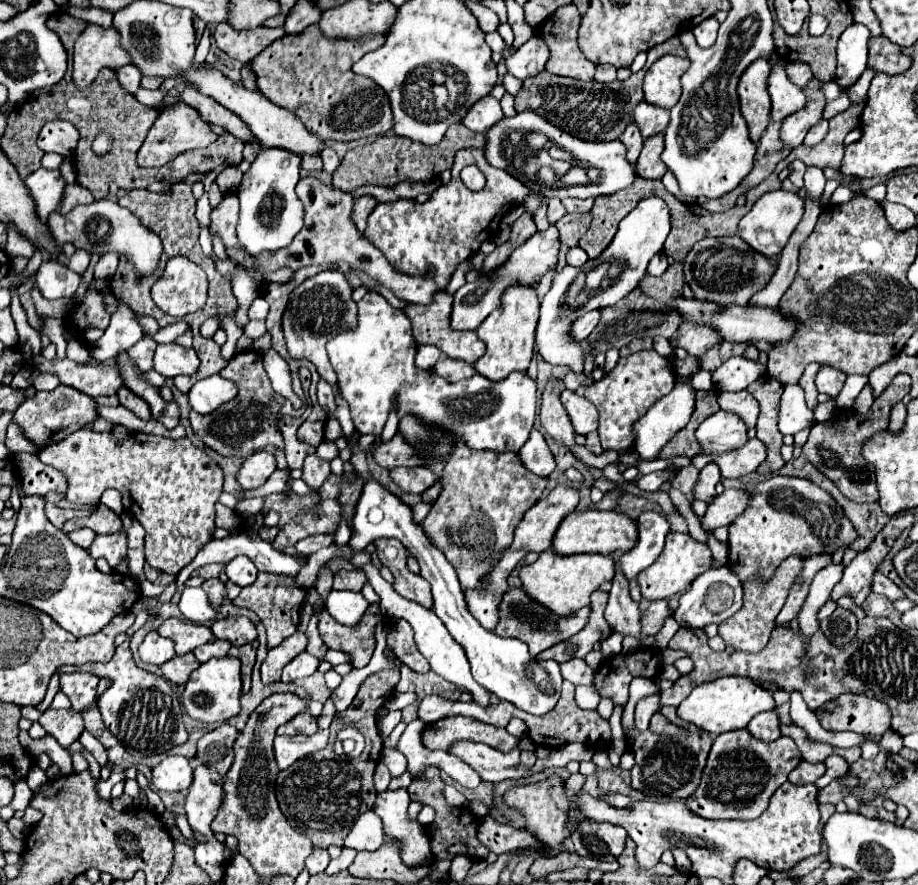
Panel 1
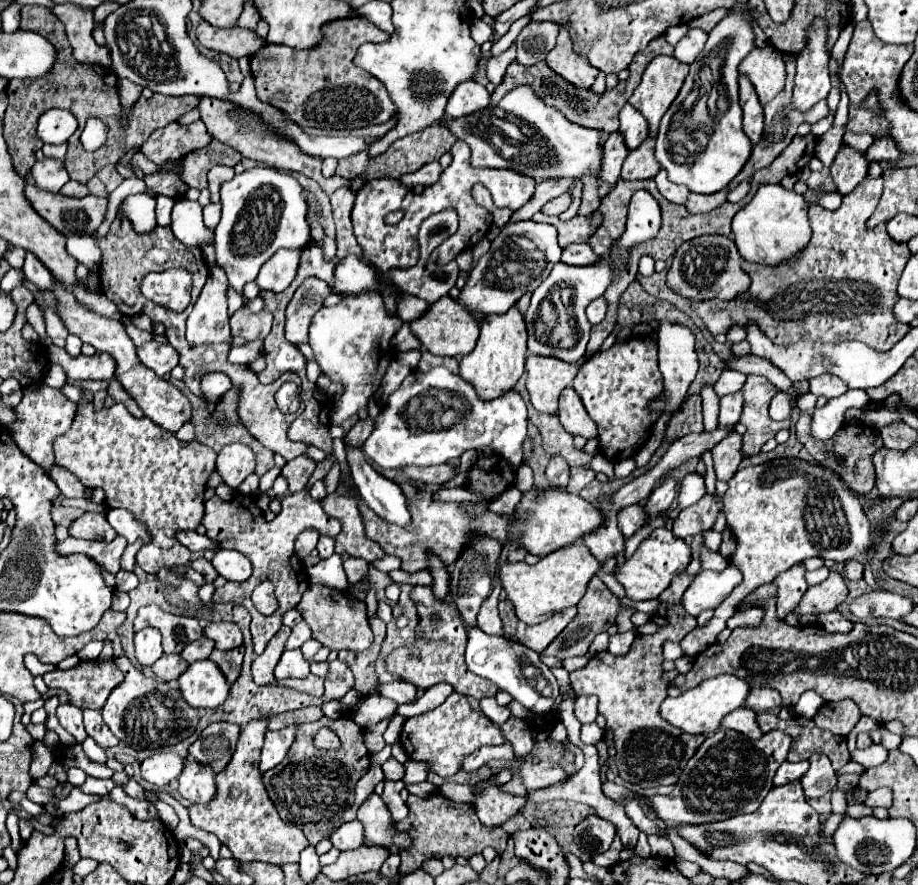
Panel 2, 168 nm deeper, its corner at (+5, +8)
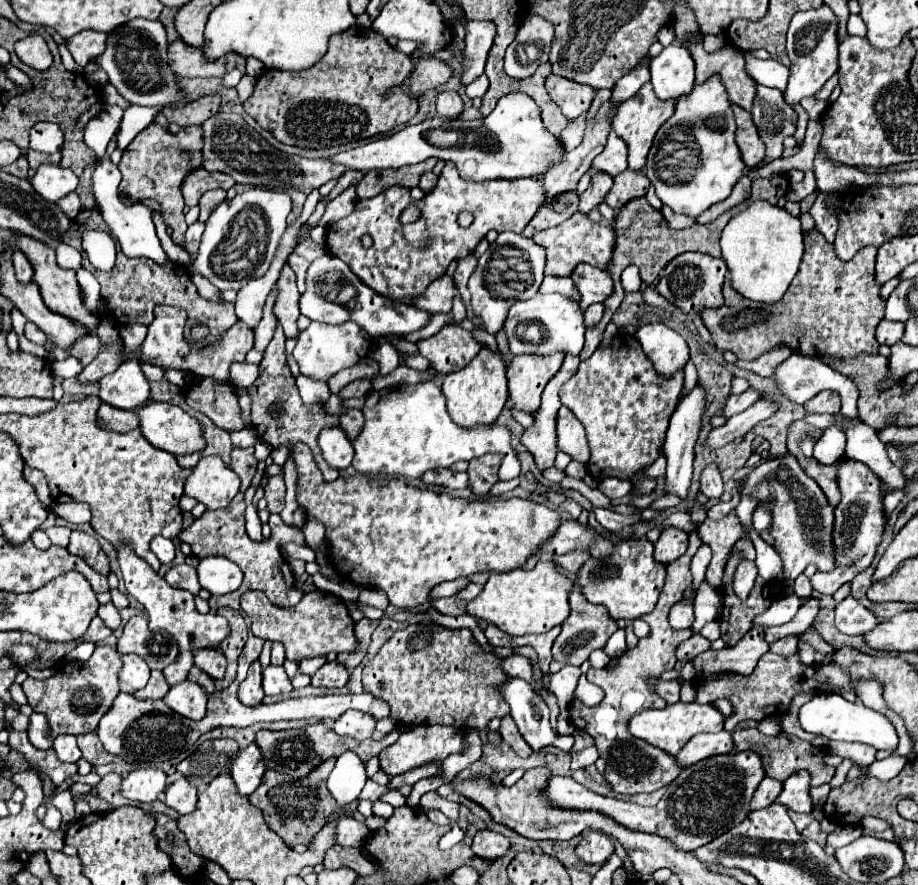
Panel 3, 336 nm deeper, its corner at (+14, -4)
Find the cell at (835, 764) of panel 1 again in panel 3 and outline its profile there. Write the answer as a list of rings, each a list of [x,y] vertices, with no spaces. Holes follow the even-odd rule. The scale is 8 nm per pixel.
[[[808,770],[794,772],[784,782],[784,790],[782,790],[782,794],[778,796],[776,802],[784,804],[788,810],[810,814],[812,808],[814,808],[812,796],[810,796],[810,772]]]

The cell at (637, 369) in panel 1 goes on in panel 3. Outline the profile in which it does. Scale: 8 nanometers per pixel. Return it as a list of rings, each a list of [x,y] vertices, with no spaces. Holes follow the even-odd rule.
[[[624,332],[616,334],[610,348],[598,348],[588,360],[580,362],[578,372],[560,388],[560,402],[584,424],[592,452],[588,474],[596,482],[610,476],[630,480],[634,494],[648,494],[656,488],[652,478],[636,478],[636,472],[658,458],[670,414],[678,404],[682,380],[682,372],[668,380],[662,378],[646,358],[640,342]]]

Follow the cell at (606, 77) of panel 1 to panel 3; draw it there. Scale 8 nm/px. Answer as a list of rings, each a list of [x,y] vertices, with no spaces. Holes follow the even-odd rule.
[[[584,116],[578,118],[578,120],[574,120],[574,122],[570,122],[570,124],[564,128],[564,132],[560,134],[560,142],[564,144],[564,148],[566,148],[566,150],[572,150],[574,146],[578,146],[578,144],[582,142],[584,130],[586,130],[586,118],[584,118]]]

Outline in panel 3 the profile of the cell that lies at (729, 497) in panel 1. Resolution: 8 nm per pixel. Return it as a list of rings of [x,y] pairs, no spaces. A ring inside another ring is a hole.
[[[664,528],[660,540],[654,544],[654,558],[662,564],[670,564],[672,560],[680,558],[688,548],[688,532],[680,528]]]

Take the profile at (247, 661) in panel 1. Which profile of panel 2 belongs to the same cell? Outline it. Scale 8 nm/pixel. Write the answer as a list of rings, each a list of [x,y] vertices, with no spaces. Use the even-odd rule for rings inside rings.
[[[239,646],[237,650],[213,650],[209,656],[211,662],[215,662],[219,666],[219,670],[223,672],[223,676],[227,678],[227,682],[235,682],[235,676],[239,676],[241,670],[241,662],[243,662],[243,646]]]

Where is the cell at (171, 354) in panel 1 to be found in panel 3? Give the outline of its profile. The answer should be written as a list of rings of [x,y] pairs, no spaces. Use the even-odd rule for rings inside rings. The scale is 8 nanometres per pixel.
[[[124,360],[120,368],[100,382],[100,400],[116,408],[132,410],[150,396],[150,382],[138,360]]]

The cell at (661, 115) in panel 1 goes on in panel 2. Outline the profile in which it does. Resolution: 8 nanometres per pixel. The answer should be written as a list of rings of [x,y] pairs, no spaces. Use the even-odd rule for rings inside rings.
[[[625,104],[619,112],[619,134],[627,150],[635,150],[647,138],[647,120],[633,106]]]

